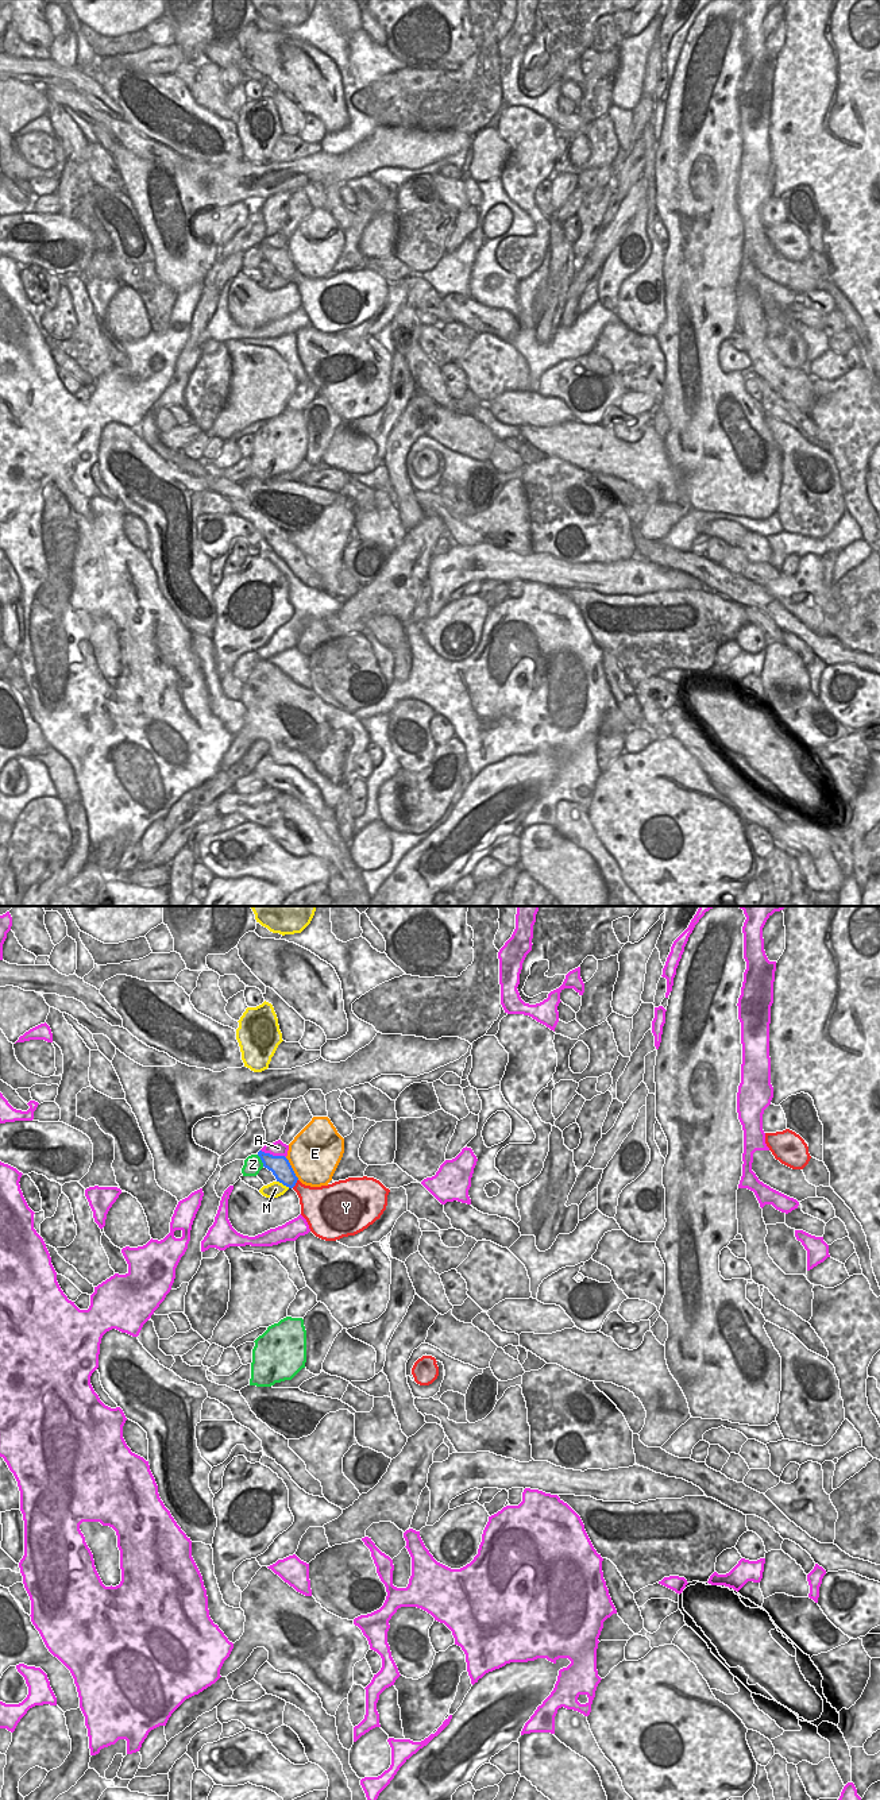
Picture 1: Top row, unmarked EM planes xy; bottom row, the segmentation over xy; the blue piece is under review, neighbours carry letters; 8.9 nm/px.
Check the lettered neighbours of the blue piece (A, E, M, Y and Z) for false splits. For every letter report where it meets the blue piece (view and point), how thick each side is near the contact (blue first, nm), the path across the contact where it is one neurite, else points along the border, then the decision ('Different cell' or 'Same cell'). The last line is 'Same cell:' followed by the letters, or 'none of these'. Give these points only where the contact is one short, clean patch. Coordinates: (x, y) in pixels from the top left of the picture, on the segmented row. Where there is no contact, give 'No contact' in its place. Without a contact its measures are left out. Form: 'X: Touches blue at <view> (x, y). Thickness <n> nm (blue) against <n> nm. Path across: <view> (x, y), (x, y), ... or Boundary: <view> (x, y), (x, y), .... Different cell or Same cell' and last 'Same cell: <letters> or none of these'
A: Touches blue at xy (271, 1155). Thickness 180 nm (blue) against 140 nm. Different cell
E: Touches blue at xy (292, 1168). Thickness 180 nm (blue) against 460 nm. Boundary: xy (285, 1157), (298, 1179). Different cell
M: Touches blue at xy (284, 1184). Thickness 180 nm (blue) against 140 nm. Boundary: xy (277, 1180), (289, 1187). Different cell
Y: Touches blue at xy (296, 1182). Thickness 180 nm (blue) against 260 nm. Different cell
Z: Touches blue at xy (261, 1159). Thickness 180 nm (blue) against 170 nm. Different cell
Same cell: none of these.

